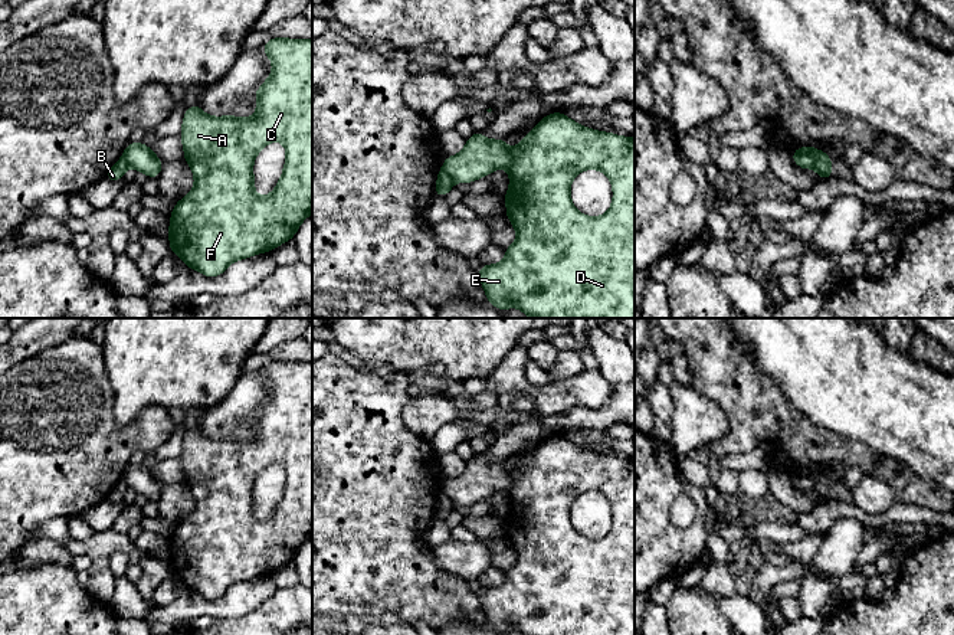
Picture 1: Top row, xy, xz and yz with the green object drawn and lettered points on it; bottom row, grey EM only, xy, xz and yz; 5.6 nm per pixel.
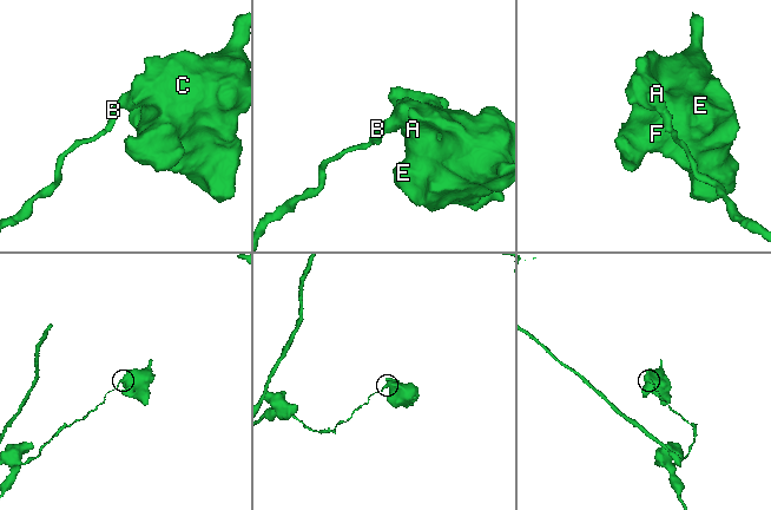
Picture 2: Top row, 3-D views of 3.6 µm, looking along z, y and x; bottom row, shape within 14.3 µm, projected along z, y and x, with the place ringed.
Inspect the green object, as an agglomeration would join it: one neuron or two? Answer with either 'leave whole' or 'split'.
split

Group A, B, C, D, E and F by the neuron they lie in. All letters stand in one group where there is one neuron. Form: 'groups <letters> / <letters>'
groups A C D E F / B

